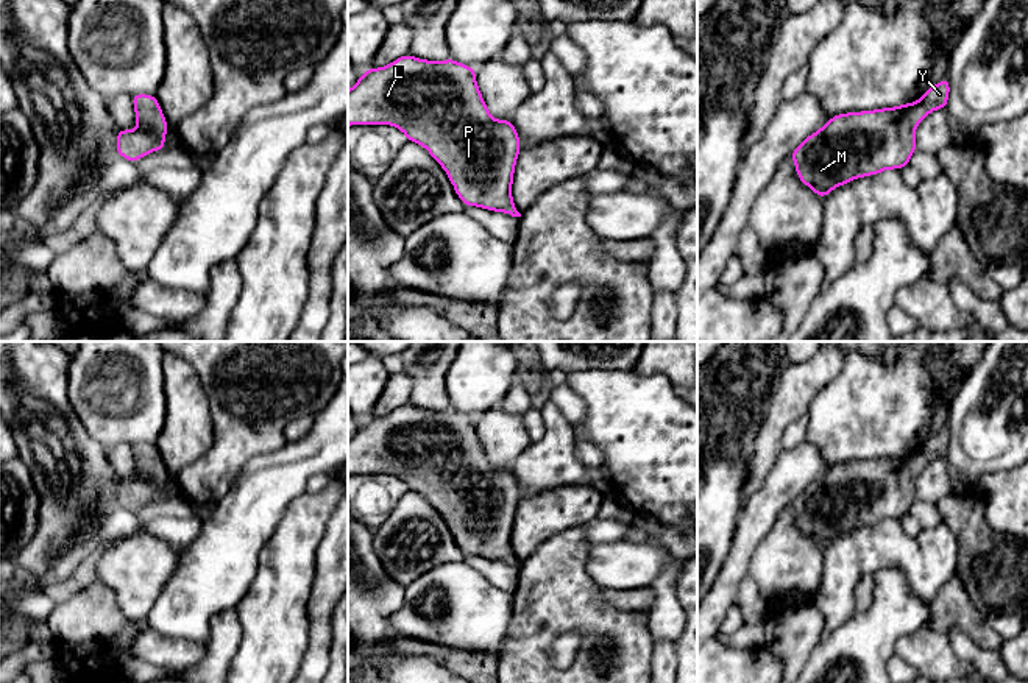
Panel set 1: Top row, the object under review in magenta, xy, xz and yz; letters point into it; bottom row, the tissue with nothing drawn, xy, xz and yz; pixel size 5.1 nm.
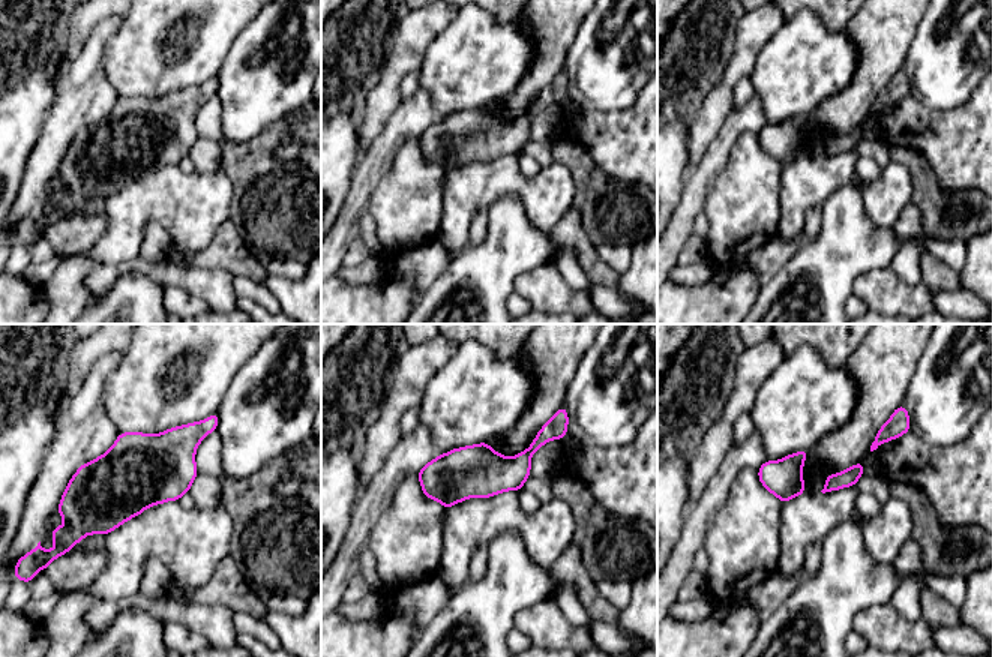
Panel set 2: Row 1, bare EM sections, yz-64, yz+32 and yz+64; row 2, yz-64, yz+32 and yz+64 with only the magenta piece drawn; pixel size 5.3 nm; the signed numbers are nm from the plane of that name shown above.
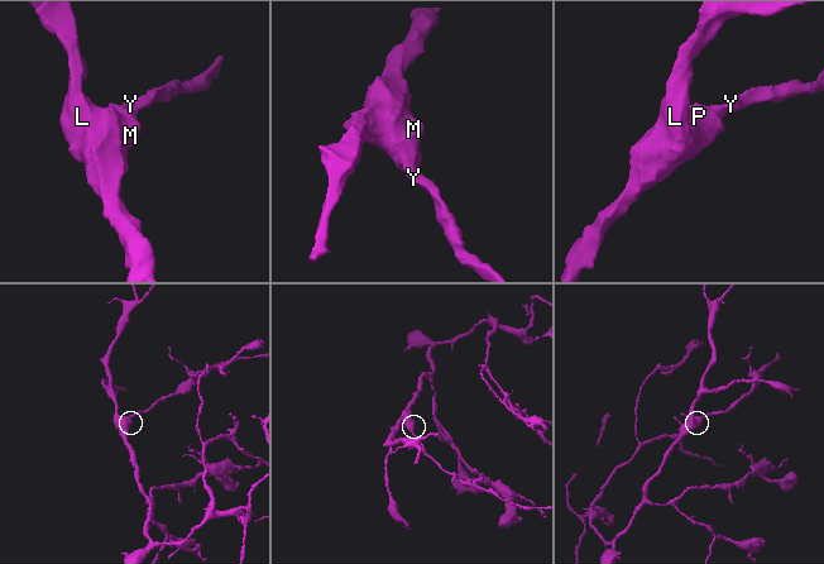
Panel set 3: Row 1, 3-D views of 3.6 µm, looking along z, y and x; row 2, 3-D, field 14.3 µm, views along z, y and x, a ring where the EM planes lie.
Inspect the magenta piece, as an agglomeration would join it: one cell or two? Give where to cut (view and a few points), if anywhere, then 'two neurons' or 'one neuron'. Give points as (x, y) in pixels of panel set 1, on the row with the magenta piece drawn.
no cut; one neuron

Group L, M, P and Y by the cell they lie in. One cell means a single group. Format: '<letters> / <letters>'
L M P Y

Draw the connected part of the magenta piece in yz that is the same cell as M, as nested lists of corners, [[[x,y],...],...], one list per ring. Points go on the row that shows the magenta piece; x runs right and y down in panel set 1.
[[[947,78],[931,86],[920,100],[895,108],[838,114],[810,134],[791,157],[799,179],[822,200],[852,179],[872,176],[889,168],[902,170],[916,148],[916,126],[934,109],[945,109],[950,94]]]

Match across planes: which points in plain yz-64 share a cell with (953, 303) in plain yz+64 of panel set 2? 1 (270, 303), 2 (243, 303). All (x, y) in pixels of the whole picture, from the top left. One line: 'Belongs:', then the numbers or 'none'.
Belongs: 1

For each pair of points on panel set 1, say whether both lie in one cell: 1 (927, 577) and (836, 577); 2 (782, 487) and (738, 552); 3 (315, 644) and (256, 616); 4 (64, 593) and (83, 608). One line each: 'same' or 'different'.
1: same
2: same
3: different
4: different

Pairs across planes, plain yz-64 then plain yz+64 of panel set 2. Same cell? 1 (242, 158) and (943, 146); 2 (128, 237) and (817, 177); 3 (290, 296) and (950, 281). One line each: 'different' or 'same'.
1: different
2: same
3: different

